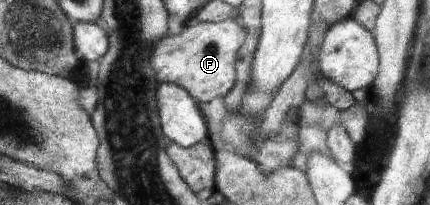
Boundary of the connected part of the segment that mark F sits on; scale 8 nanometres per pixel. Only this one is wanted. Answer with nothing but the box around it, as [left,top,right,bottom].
[149,21,245,102]

